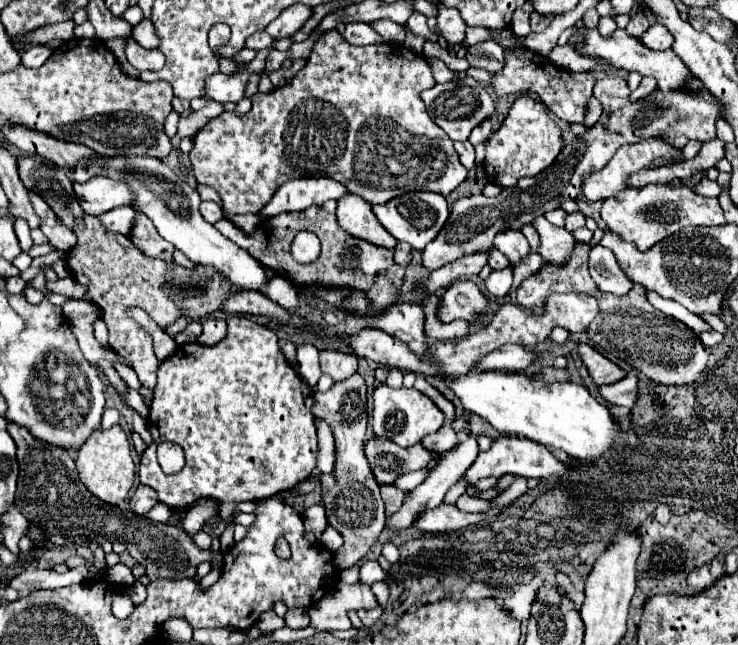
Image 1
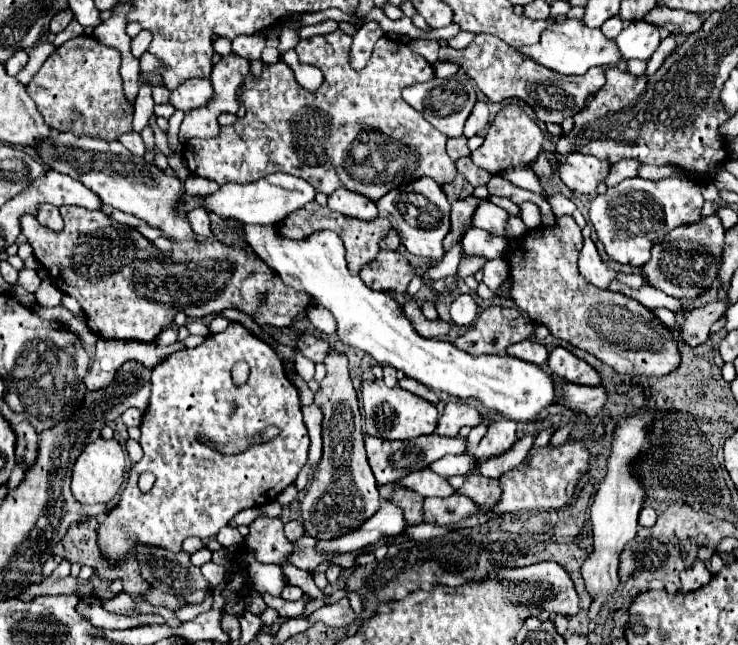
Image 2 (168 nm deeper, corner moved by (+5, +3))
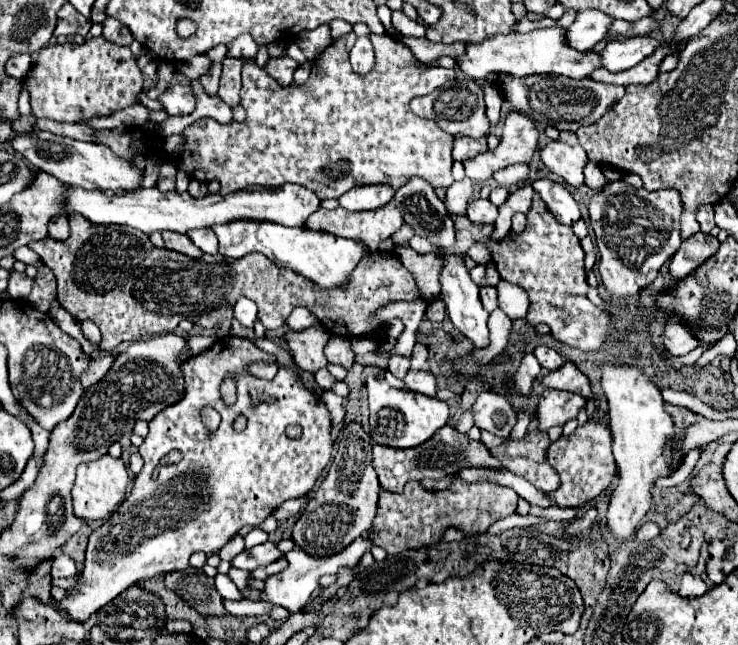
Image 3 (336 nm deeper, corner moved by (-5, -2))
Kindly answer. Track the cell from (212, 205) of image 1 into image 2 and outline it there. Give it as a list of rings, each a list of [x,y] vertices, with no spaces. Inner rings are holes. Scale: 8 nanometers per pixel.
[[[191,210],[189,212],[189,224],[191,224],[191,230],[197,234],[197,236],[209,236],[211,234],[211,226],[209,226],[209,216],[205,214],[205,210]]]

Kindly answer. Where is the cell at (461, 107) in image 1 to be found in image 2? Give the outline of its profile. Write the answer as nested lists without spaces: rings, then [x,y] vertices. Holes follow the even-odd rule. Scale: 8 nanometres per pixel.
[[[457,72],[455,76],[449,76],[449,78],[443,78],[443,80],[433,78],[433,80],[423,82],[423,84],[407,86],[403,90],[403,100],[411,108],[421,112],[427,118],[427,122],[433,124],[439,132],[455,138],[455,136],[463,134],[465,120],[471,114],[471,110],[475,106],[475,100],[477,100],[477,90],[473,86],[473,80],[465,72]]]

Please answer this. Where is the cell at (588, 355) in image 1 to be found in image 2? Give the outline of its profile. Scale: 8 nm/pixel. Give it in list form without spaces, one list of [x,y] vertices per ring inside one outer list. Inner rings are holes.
[[[561,346],[553,348],[553,352],[549,354],[549,368],[555,376],[565,378],[567,382],[573,382],[573,384],[581,384],[581,386],[601,384],[599,374],[589,364],[585,364],[583,360],[579,360],[577,356],[573,356],[569,350]]]

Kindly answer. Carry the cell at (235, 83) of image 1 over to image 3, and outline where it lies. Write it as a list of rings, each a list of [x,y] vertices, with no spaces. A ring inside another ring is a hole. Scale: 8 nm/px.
[[[171,85],[159,97],[159,101],[163,103],[163,107],[169,115],[191,115],[197,105],[195,93],[189,85]]]

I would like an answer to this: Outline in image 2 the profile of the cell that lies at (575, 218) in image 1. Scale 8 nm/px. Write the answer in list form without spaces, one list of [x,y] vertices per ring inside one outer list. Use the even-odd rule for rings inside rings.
[[[547,194],[547,202],[551,204],[551,210],[555,216],[563,216],[563,214],[573,214],[575,212],[575,204],[565,198],[563,194]]]

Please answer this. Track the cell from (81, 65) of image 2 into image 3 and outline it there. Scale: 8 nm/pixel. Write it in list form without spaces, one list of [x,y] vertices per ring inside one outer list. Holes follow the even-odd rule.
[[[91,37],[83,45],[73,45],[73,43],[49,45],[43,51],[39,51],[33,69],[29,73],[29,95],[31,95],[33,113],[39,119],[53,119],[65,123],[89,121],[93,117],[109,117],[119,109],[134,105],[142,90],[143,74],[135,63],[131,49],[109,43],[105,37]]]

